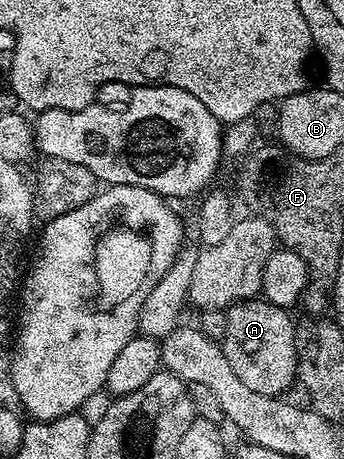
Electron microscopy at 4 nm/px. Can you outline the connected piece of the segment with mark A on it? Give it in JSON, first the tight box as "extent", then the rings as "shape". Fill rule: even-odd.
{"extent":[222,298,298,396],"shape":[[[263,298],[241,300],[227,309],[228,333],[222,339],[226,362],[234,374],[250,390],[267,396],[285,395],[288,387],[297,383],[298,334],[292,325],[293,313],[279,308]]]}

